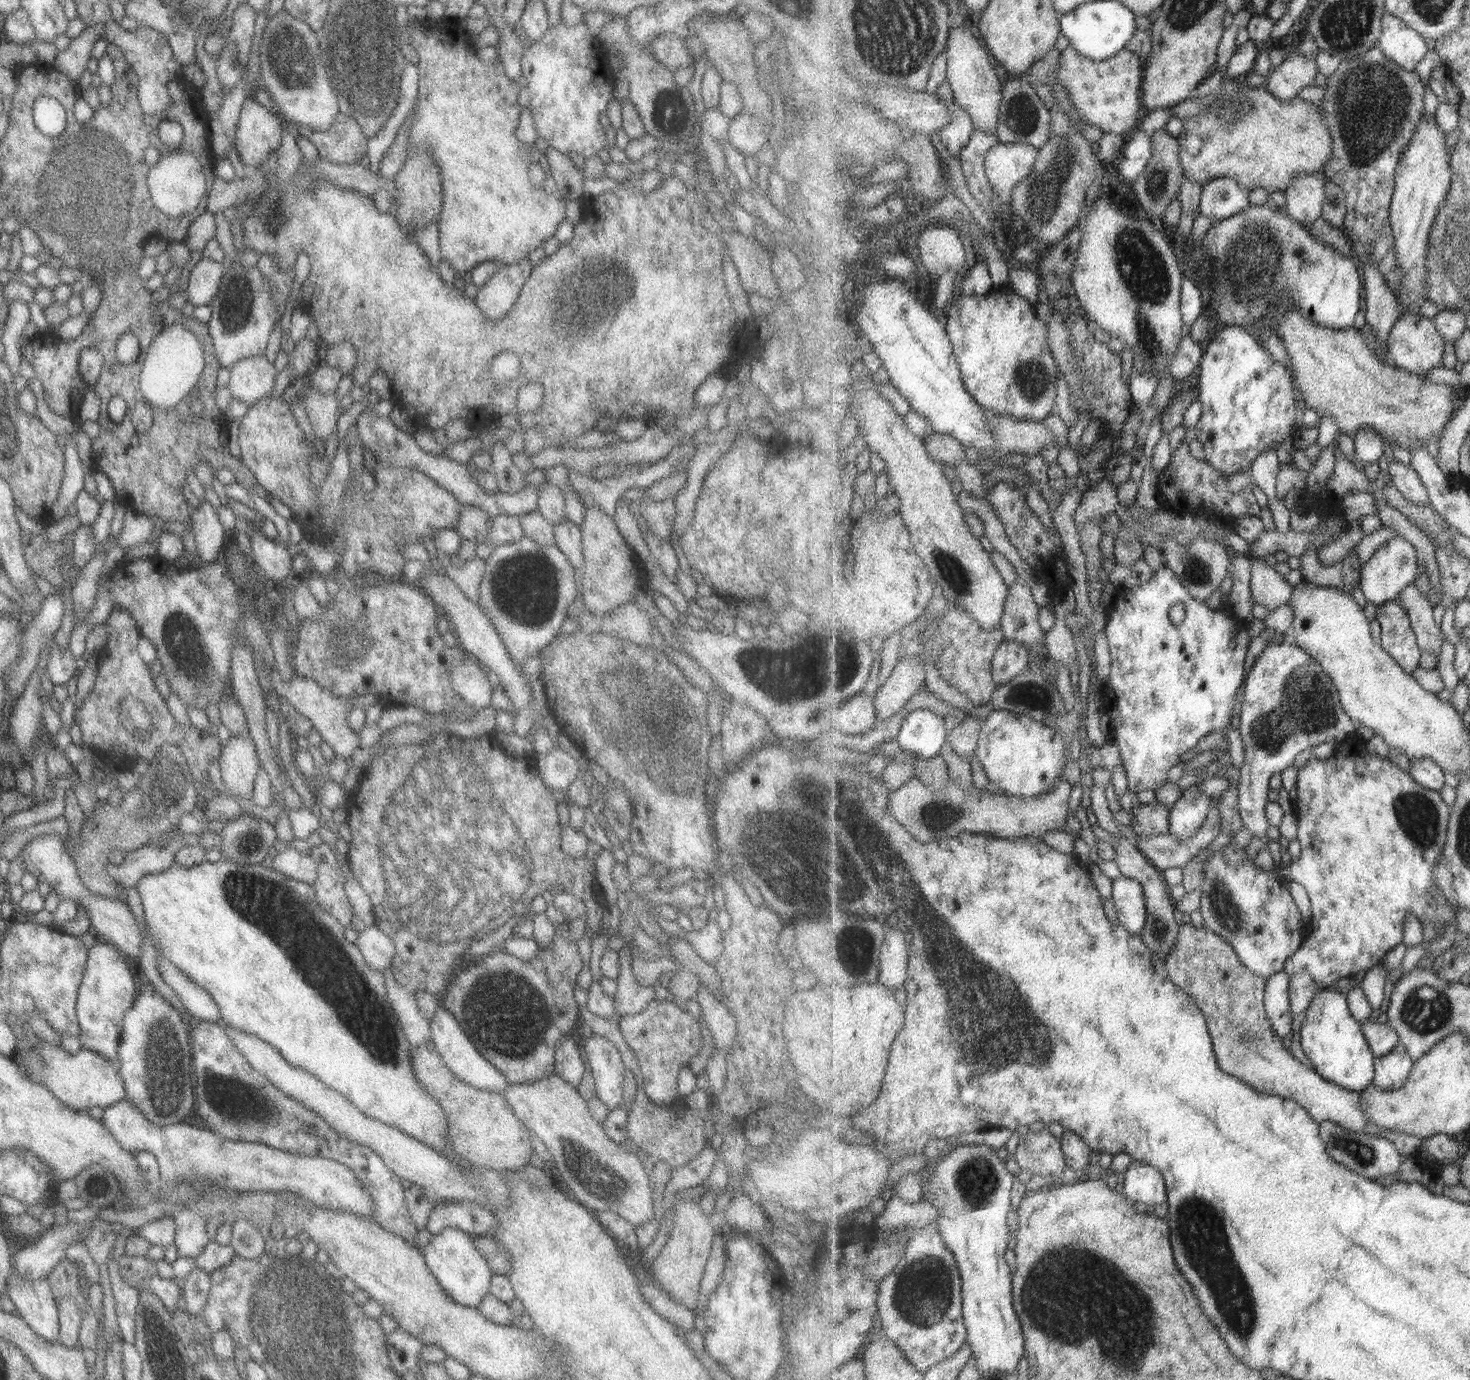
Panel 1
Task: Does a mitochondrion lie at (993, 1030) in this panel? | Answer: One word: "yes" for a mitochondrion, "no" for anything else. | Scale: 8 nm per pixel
yes

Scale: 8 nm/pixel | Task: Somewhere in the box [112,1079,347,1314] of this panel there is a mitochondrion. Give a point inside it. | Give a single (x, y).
(299, 1297)

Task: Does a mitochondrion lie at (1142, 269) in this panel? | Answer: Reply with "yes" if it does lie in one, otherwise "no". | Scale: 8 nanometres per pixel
yes

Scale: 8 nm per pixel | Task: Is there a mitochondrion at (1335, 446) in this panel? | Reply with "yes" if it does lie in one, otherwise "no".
no

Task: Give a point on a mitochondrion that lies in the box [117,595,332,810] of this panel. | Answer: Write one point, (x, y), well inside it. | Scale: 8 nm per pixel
(179, 634)

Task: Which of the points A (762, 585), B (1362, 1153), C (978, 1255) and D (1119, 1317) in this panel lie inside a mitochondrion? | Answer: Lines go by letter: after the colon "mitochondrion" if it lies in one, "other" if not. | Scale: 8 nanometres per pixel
A: other
B: mitochondrion
C: other
D: mitochondrion

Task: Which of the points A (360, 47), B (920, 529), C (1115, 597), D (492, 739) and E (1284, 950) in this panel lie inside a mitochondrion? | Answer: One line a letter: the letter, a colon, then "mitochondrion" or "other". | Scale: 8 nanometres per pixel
A: mitochondrion
B: other
C: other
D: other
E: other

